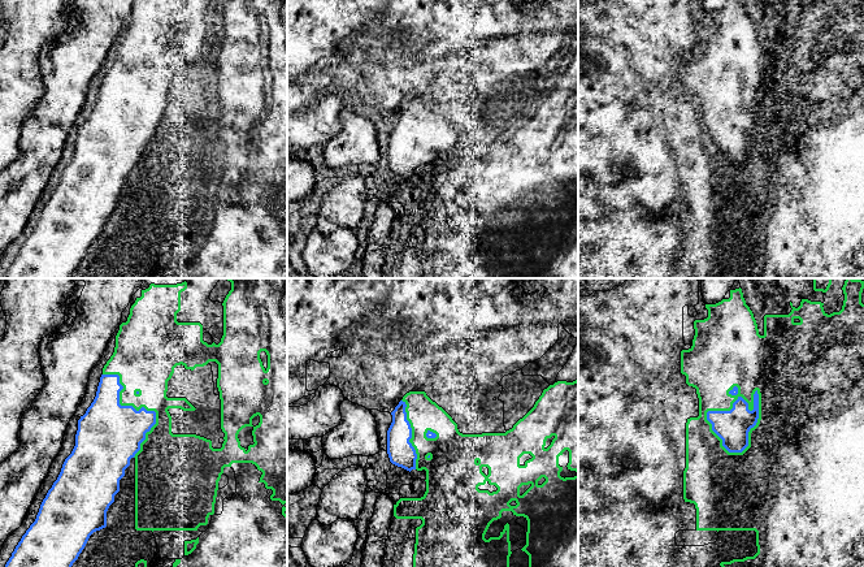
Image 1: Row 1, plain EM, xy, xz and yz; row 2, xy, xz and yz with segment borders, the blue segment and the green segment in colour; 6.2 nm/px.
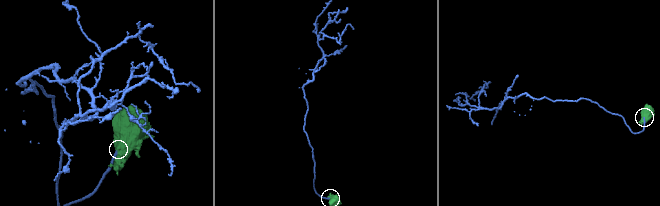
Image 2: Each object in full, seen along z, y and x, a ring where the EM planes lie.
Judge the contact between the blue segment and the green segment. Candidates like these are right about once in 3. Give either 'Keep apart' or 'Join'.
Keep apart

